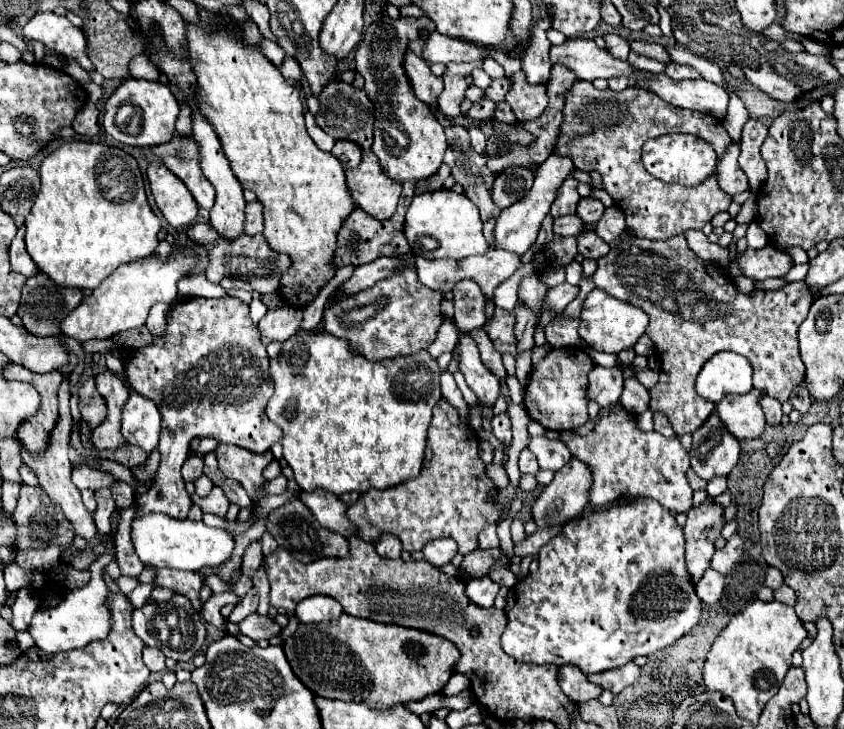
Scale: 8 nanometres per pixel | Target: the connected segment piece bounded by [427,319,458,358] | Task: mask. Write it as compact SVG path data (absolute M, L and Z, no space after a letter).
M444 319L435 341L427 348L427 352L429 352L433 358L438 358L445 352L453 351L458 341L458 332L457 328L451 323L453 323L453 320Z

